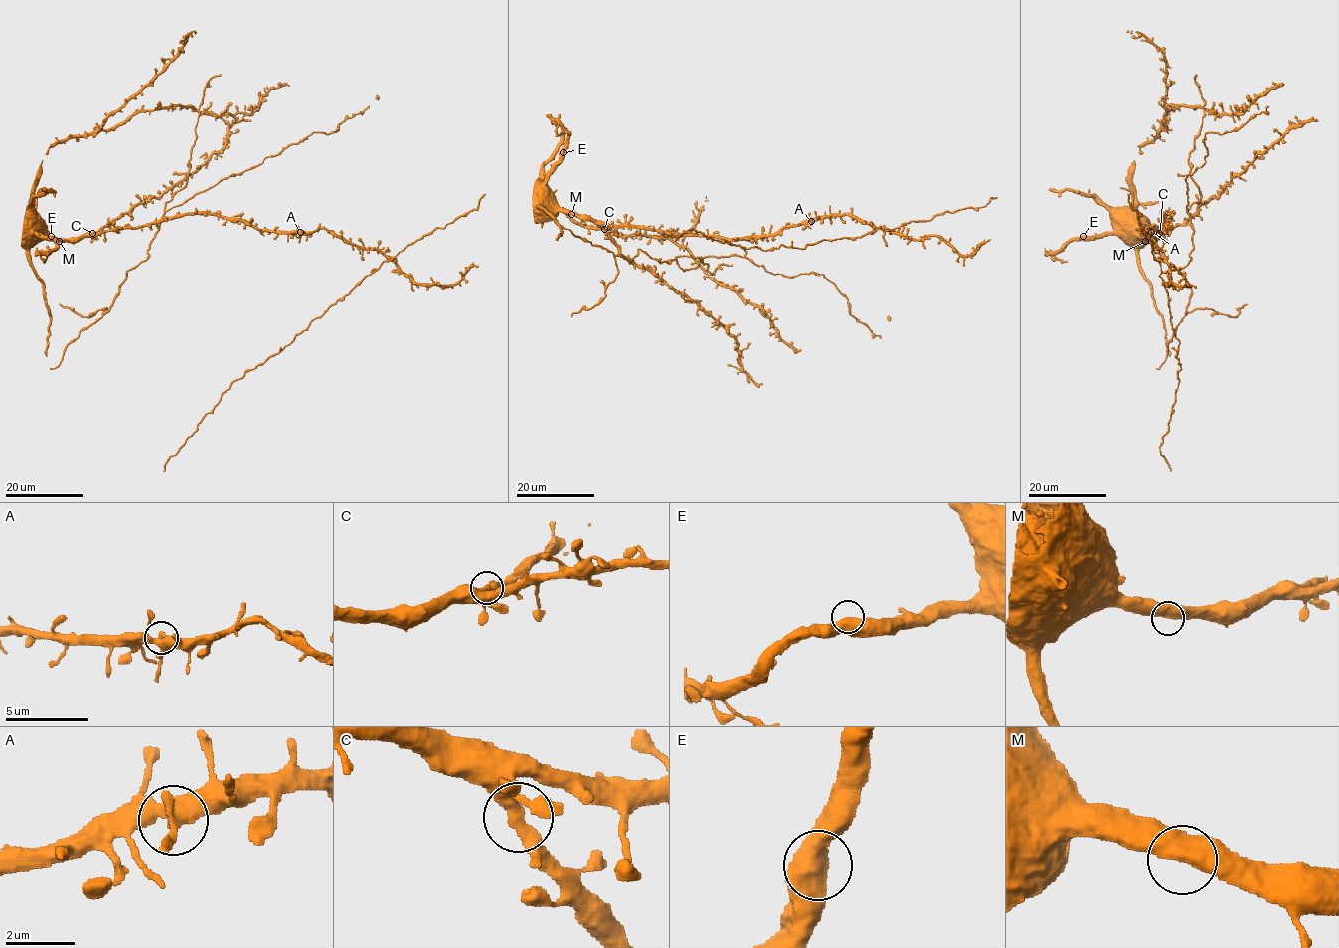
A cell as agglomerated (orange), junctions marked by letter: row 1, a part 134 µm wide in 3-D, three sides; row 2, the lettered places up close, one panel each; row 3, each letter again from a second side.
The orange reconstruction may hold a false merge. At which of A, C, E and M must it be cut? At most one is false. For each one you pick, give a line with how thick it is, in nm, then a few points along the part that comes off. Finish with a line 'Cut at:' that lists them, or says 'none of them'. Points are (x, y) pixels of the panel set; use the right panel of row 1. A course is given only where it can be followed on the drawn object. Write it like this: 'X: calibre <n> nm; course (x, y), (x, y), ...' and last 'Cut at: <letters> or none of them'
Cut at: none of them

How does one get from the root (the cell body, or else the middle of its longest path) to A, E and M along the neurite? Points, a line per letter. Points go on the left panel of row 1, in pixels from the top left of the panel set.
A: (26, 235), (30, 238), (78, 239), (147, 226), (187, 214), (221, 215), (248, 222), (261, 230), (300, 232)
E: (26, 235), (51, 236)
M: (26, 235), (30, 238), (54, 238), (59, 241)

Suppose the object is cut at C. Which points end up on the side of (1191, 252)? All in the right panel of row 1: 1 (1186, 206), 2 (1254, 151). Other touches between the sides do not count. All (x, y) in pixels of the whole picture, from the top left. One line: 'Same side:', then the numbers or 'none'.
Same side: 1

